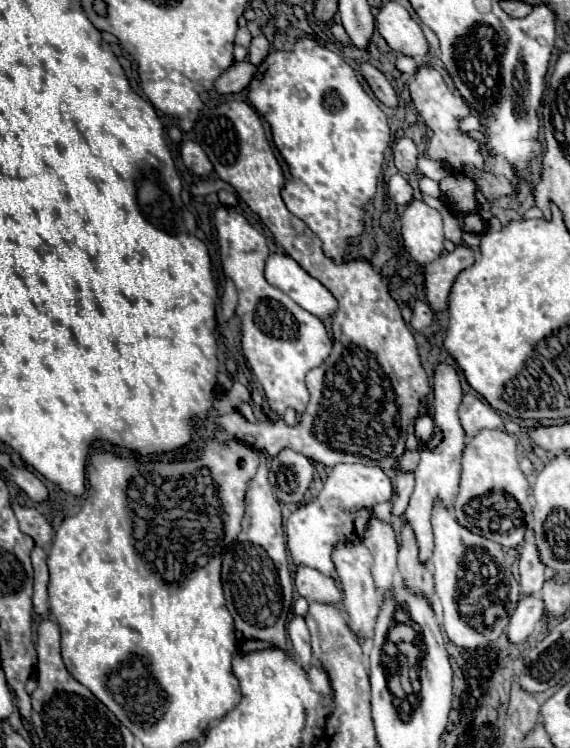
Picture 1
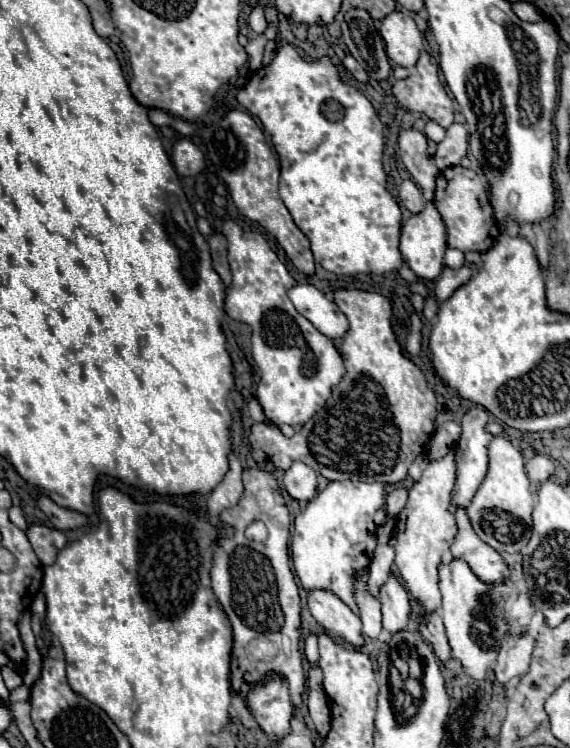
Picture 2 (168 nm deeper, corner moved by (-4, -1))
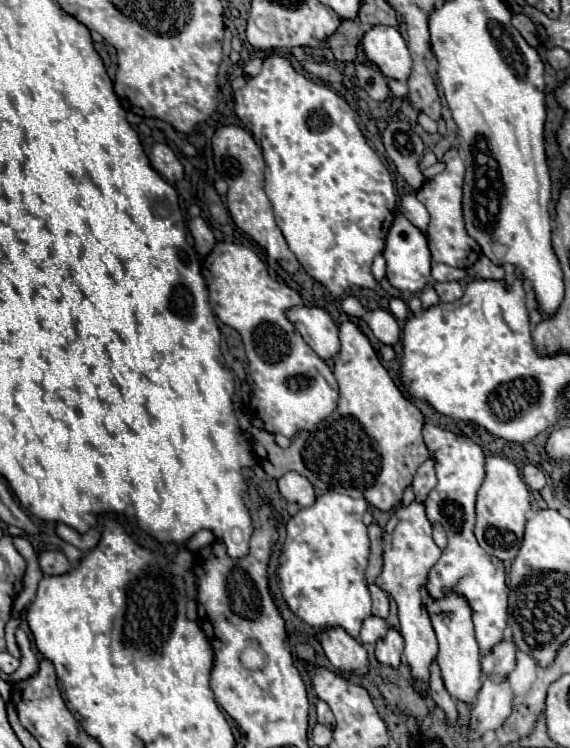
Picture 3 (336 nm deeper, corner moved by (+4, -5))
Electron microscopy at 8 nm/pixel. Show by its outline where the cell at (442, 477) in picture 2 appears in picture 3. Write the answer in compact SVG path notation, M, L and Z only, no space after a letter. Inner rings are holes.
M412 502L406 508L398 508L394 512L394 520L390 520L388 528L390 544L384 544L384 568L376 580L376 584L392 594L392 598L398 604L398 616L400 616L400 634L404 638L404 656L410 666L410 674L414 678L414 692L418 696L426 696L428 692L428 680L430 680L430 664L434 662L438 654L438 642L436 634L432 630L428 612L424 610L428 594L424 594L424 578L428 578L428 570L436 564L440 558L440 548L432 540L432 524L428 522L424 514L424 504Z

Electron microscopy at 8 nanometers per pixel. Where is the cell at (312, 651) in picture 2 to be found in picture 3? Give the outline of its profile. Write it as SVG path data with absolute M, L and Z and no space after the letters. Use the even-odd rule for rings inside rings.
M316 700L316 712L318 712L318 722L328 726L328 728L334 728L336 720L334 720L334 714L332 710L322 702L322 700Z

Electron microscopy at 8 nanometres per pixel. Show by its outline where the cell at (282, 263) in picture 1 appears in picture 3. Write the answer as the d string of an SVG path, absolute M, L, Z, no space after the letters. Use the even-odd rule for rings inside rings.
M296 306L288 310L290 322L298 328L306 344L322 358L330 360L340 352L340 340L338 340L338 326L330 318L328 312L320 308L306 308Z

